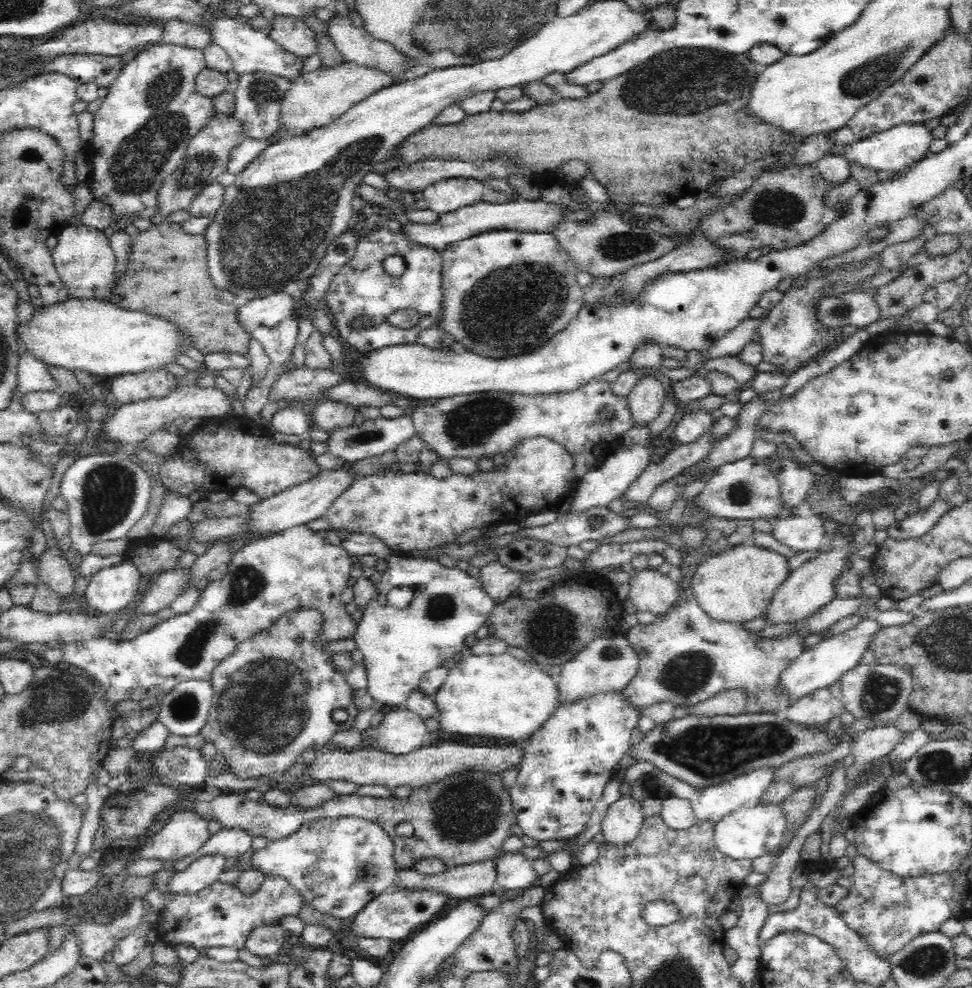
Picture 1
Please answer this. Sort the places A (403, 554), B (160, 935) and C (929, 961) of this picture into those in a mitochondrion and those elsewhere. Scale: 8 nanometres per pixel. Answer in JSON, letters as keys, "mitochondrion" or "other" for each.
{"A":"other","B":"other","C":"mitochondrion"}

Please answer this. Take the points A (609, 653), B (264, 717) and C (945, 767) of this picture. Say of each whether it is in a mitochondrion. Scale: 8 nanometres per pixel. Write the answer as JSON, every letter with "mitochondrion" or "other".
{"A":"mitochondrion","B":"mitochondrion","C":"mitochondrion"}

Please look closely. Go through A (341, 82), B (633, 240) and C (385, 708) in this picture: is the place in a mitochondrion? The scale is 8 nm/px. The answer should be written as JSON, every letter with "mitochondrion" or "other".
{"A":"other","B":"mitochondrion","C":"other"}

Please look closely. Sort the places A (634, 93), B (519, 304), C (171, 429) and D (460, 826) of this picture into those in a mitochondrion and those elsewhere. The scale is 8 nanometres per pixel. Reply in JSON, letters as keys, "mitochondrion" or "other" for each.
{"A":"mitochondrion","B":"mitochondrion","C":"other","D":"mitochondrion"}

